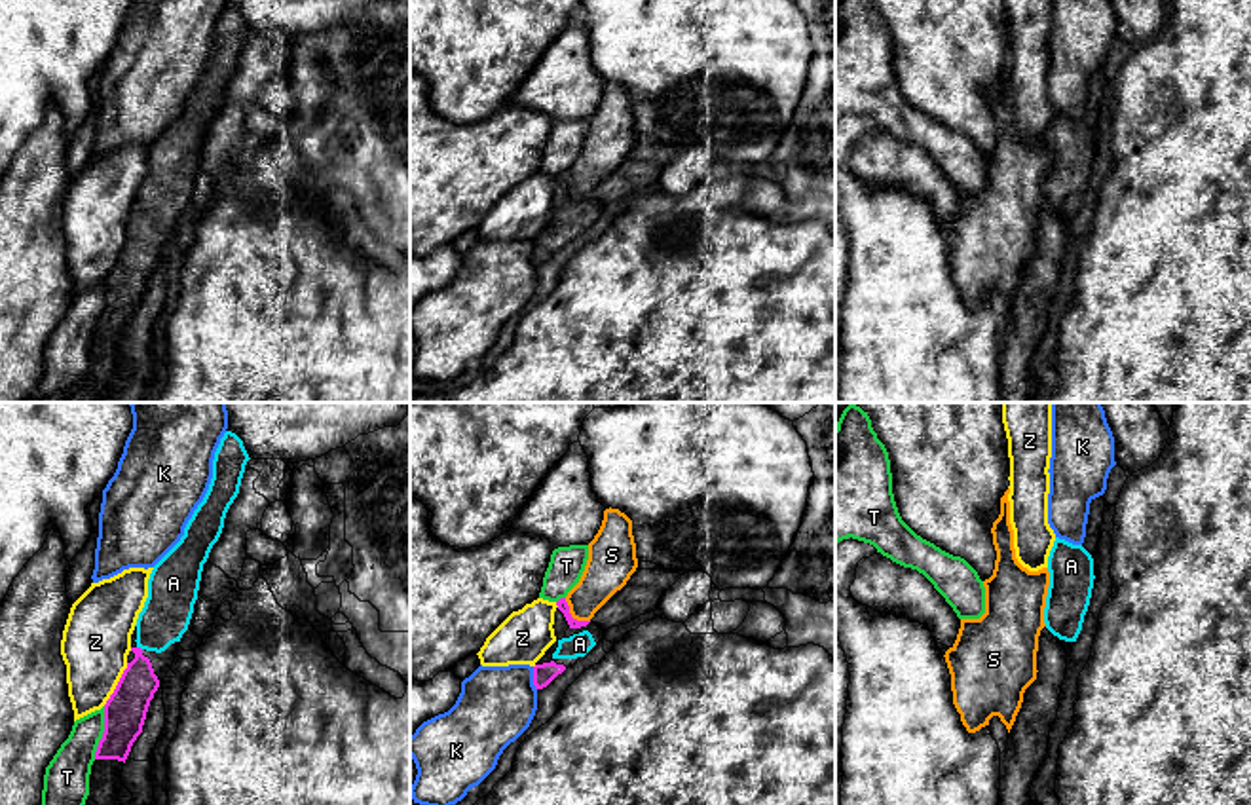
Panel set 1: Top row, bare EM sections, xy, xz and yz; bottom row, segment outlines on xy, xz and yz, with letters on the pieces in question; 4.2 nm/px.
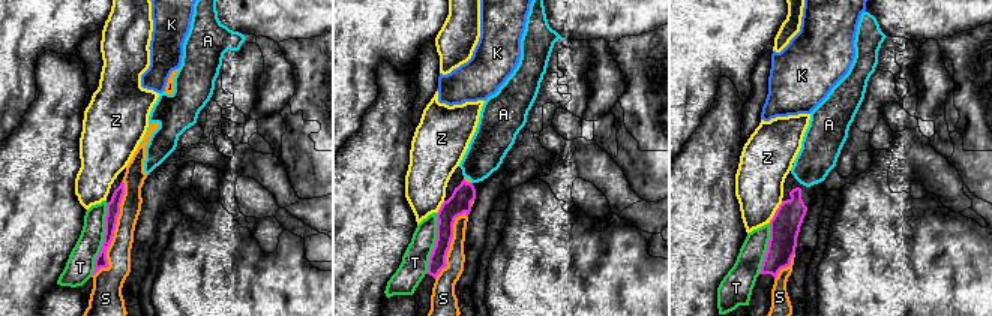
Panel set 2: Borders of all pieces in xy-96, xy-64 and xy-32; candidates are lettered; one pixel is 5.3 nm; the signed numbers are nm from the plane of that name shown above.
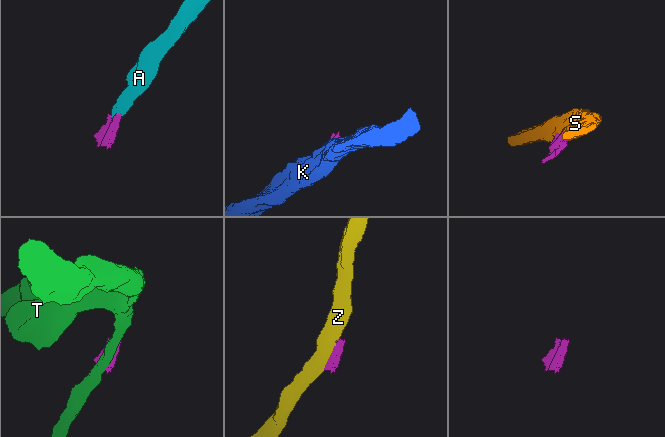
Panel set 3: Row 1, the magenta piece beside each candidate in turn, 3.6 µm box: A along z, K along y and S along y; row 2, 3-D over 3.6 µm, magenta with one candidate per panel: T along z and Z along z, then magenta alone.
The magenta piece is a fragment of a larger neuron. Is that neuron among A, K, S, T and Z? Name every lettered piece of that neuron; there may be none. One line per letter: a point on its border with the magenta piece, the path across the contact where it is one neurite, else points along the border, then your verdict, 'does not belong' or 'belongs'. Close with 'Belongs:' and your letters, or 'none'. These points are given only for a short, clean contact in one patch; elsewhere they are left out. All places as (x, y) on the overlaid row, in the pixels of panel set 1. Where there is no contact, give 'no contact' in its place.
A: xy (139, 648) | belongs
K: xz (534, 678) | along xz (532, 667), (536, 690) | does not belong
S: xz (570, 616) | does not belong
T: xy (103, 733) | does not belong
Z: xy (118, 684) | does not belong
Belongs: A

